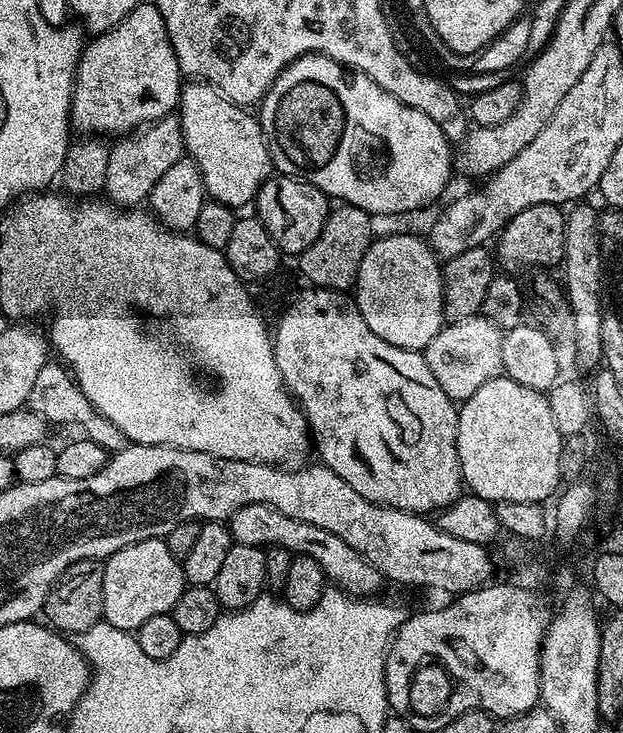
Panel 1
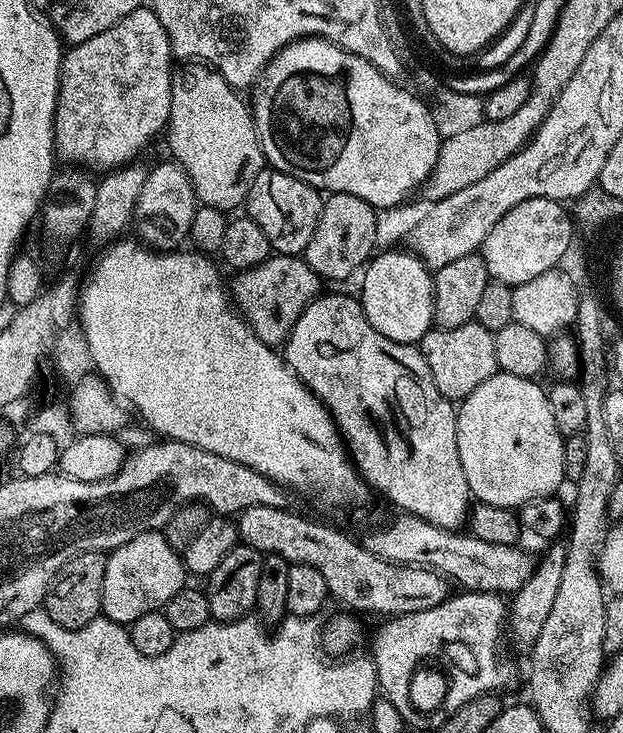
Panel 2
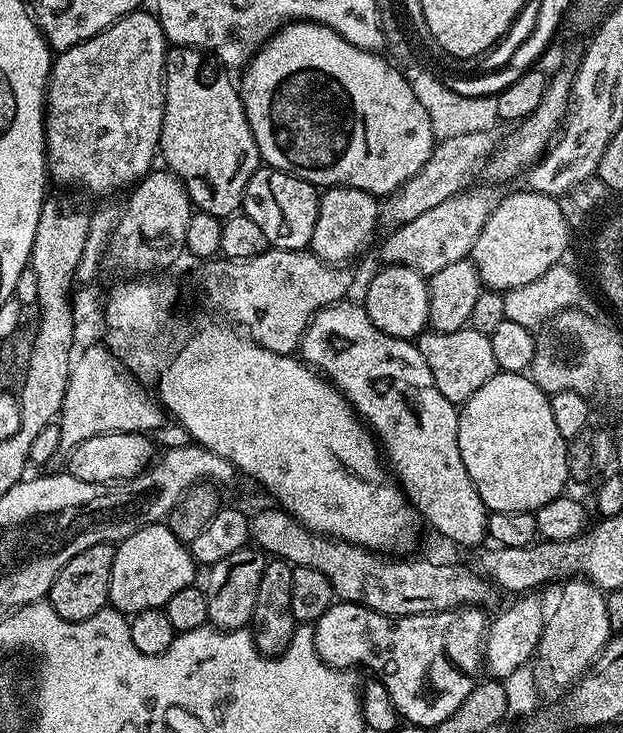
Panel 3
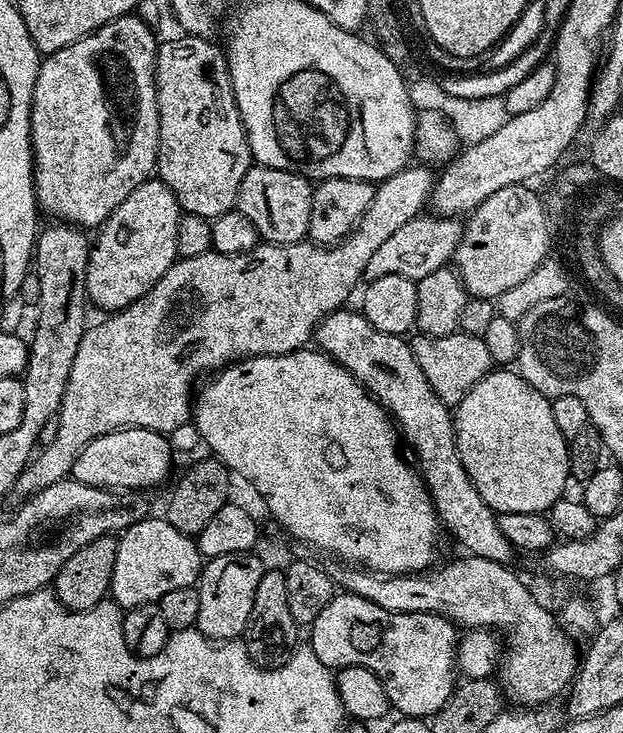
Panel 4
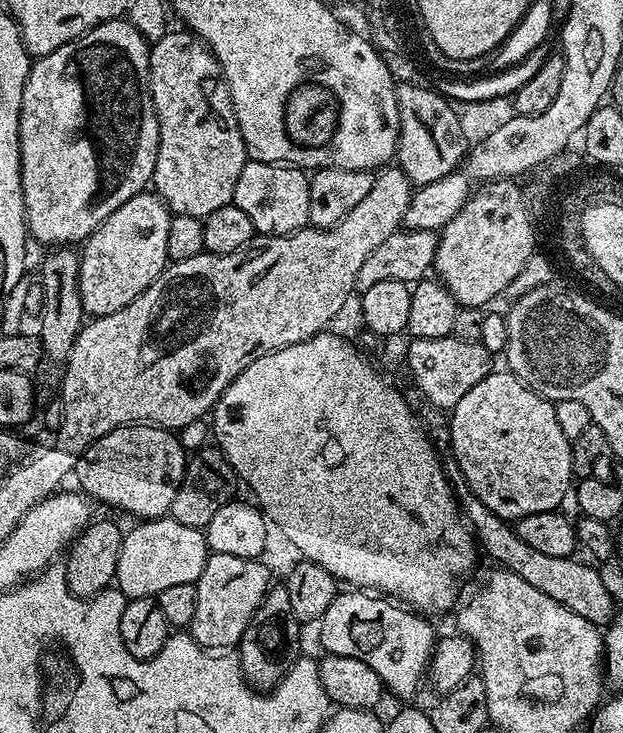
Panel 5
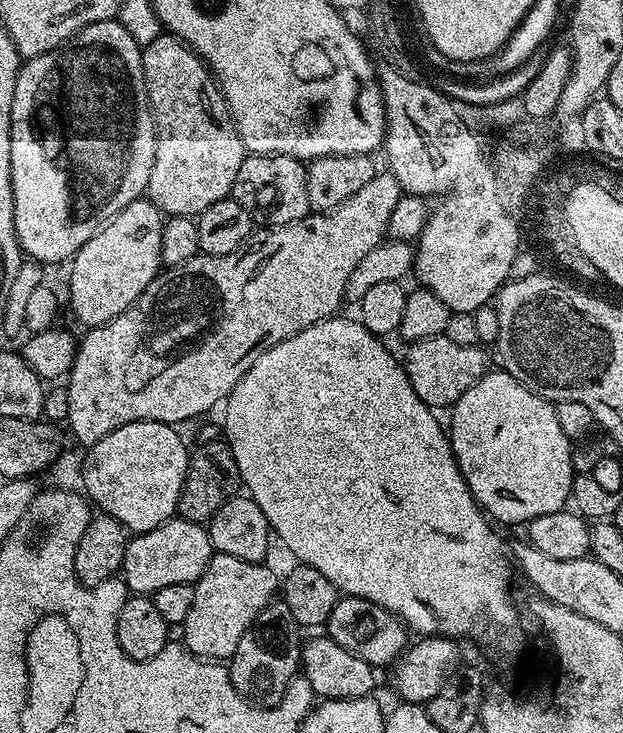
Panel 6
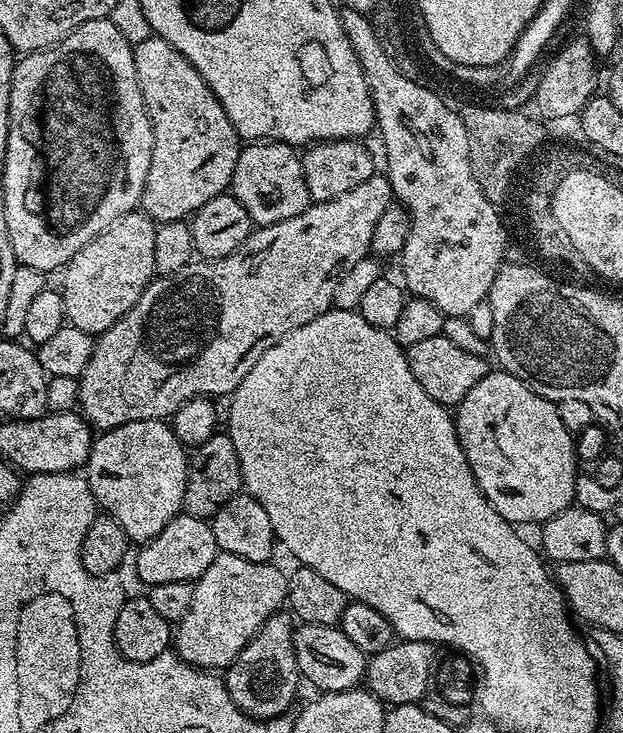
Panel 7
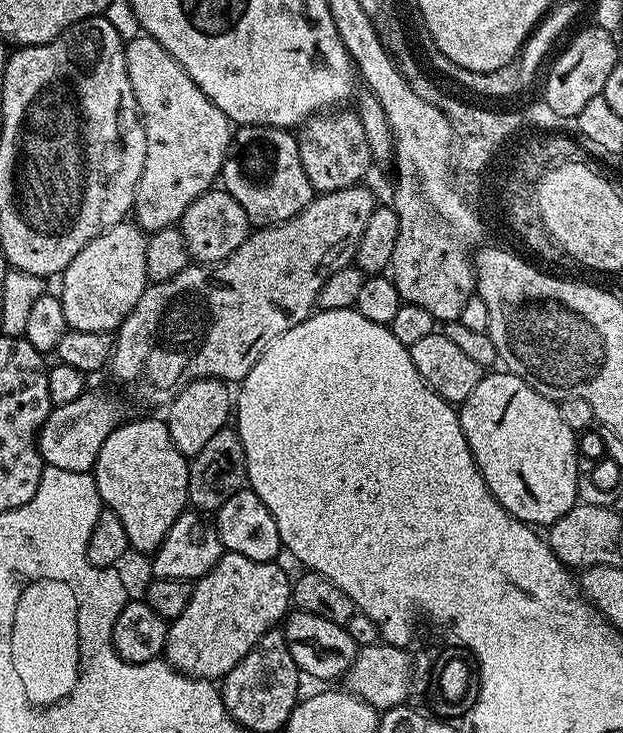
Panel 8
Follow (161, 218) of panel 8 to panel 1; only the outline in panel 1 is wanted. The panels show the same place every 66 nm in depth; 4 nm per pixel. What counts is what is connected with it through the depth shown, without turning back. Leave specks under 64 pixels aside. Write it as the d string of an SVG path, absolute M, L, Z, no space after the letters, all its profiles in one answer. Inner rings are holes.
M192 78L181 87L178 115L182 126L182 138L184 139L184 151L198 166L202 174L205 193L211 199L225 204L233 210L240 210L243 204L251 205L255 201L260 187L273 175L272 155L268 149L268 143L260 129L260 121L252 116L247 107L235 104L233 100L227 100L213 84L207 84L199 78Z

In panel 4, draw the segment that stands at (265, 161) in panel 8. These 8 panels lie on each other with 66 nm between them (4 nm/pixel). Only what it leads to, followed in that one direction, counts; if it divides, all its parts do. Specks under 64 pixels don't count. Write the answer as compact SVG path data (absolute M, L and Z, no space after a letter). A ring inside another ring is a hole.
M253 166L238 190L236 208L254 222L261 237L270 244L299 244L307 237L310 226L310 202L313 181L290 170Z

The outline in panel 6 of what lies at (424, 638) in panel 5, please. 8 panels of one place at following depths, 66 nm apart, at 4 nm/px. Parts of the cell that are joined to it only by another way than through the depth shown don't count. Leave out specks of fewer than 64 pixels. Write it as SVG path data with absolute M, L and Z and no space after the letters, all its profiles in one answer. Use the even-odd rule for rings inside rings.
M341 595L337 599L326 625L326 634L334 642L338 642L342 650L350 650L350 654L373 666L391 665L400 659L400 655L410 644L410 633L398 617L382 606L357 596Z

